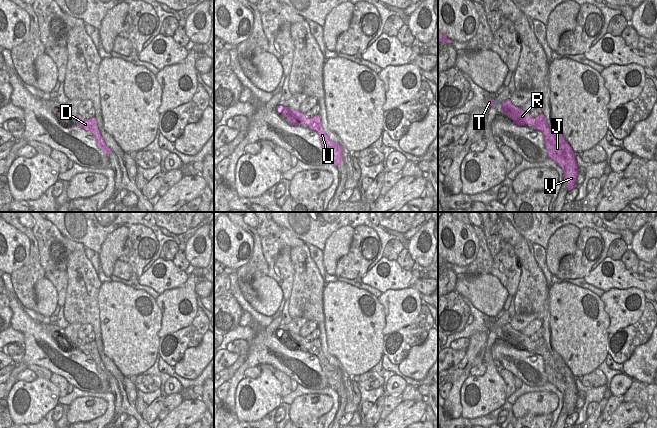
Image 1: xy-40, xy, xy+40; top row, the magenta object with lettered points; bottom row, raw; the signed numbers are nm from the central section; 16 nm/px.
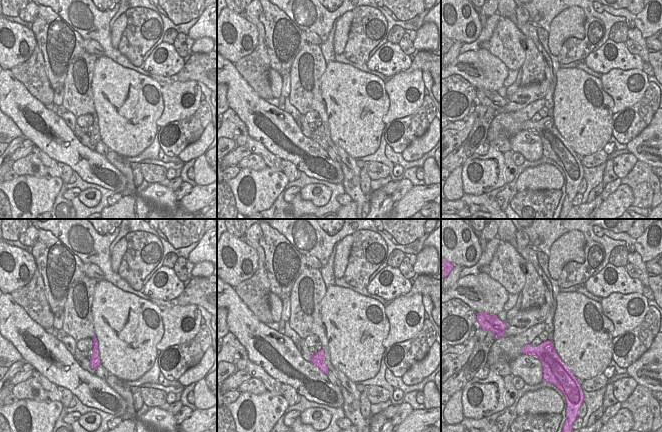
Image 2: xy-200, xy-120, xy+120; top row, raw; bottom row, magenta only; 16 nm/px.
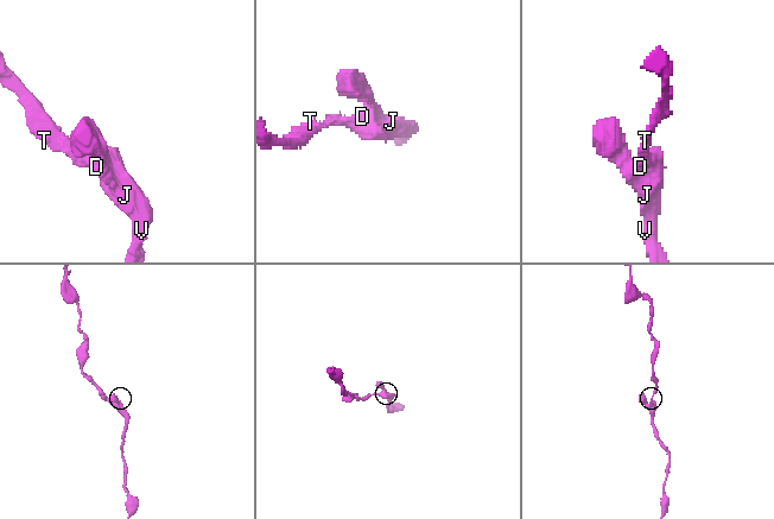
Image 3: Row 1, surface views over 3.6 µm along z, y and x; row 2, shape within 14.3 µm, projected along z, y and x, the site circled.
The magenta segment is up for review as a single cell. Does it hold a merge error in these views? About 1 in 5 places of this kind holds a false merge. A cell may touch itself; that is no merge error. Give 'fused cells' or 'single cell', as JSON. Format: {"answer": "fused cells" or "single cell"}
{"answer": "single cell"}

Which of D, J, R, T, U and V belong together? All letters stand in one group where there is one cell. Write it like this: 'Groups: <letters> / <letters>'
Groups: D J R T U V

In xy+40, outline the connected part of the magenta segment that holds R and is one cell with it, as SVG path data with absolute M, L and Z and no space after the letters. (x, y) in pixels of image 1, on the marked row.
M510 99L503 101L500 105L502 106L502 113L510 117L513 120L513 124L518 126L526 126L528 124L543 134L548 158L553 160L563 170L563 179L568 191L576 187L578 165L575 153L562 133L560 131L553 133L549 129L543 113L539 114L536 118L532 118L530 113L514 106Z

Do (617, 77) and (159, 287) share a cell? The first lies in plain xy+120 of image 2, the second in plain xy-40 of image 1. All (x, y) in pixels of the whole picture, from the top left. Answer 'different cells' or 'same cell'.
different cells

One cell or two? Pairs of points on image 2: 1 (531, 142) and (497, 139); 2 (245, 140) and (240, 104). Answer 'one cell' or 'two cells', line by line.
1: two cells
2: two cells

